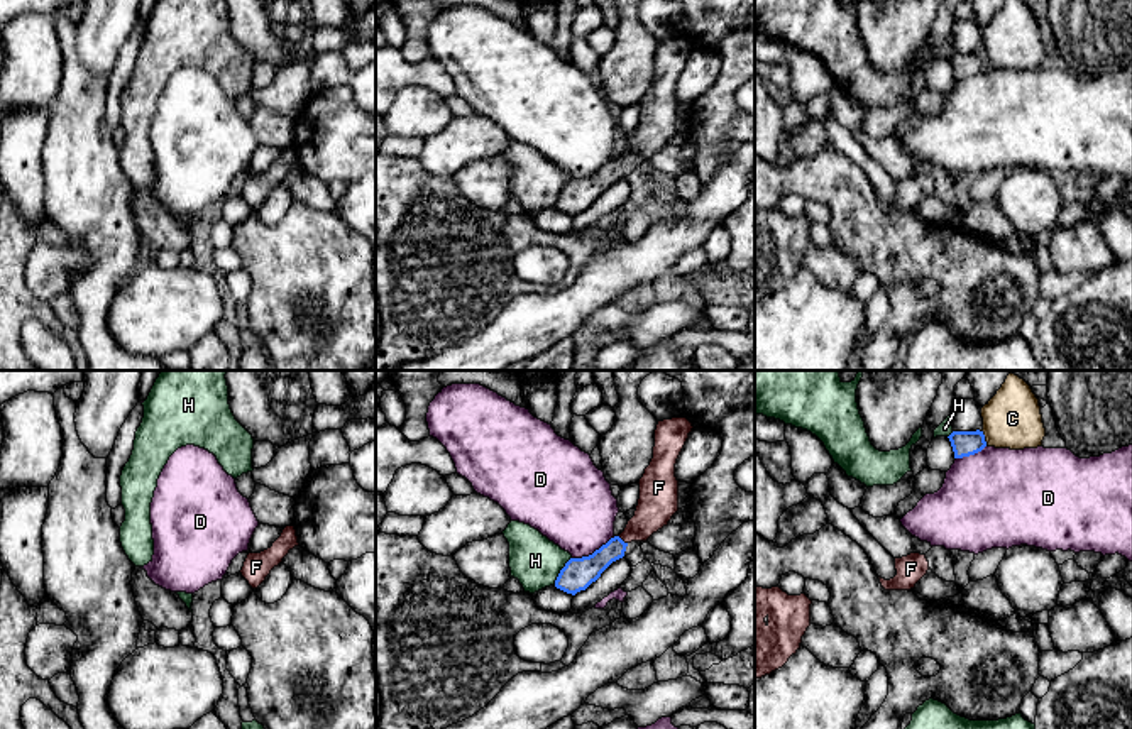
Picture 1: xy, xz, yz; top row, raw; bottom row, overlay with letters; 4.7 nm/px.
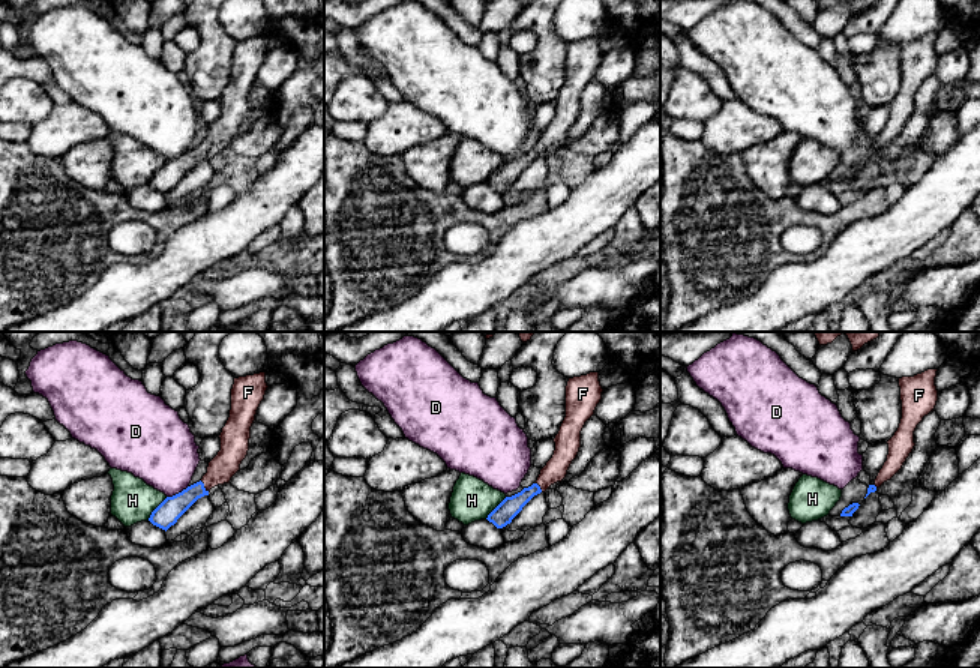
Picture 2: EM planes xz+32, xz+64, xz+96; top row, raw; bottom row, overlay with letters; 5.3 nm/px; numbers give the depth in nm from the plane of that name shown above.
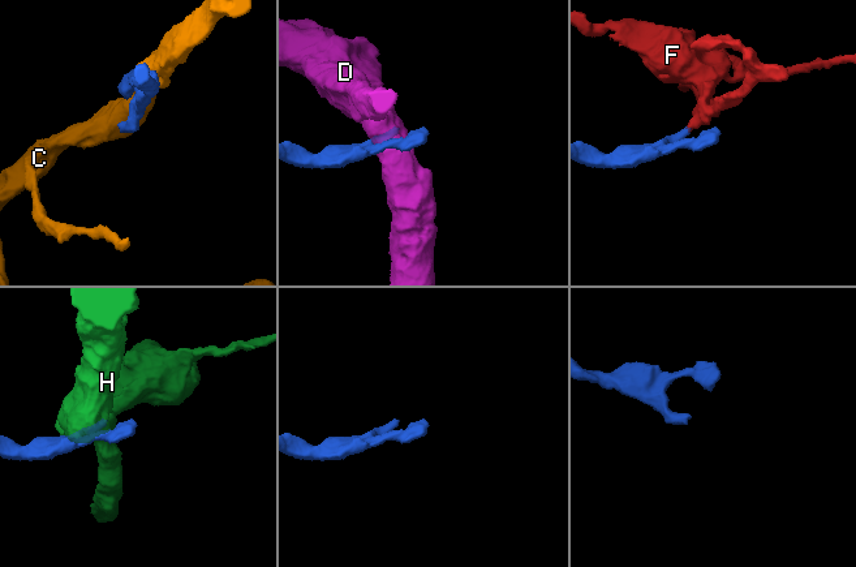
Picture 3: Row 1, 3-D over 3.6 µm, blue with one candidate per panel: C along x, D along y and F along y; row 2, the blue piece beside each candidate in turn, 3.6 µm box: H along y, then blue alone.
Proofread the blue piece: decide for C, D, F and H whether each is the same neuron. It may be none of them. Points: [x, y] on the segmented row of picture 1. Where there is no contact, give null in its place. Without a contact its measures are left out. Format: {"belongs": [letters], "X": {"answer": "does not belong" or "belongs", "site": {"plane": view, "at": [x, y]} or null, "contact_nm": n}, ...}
{"belongs": ["F"], "C": {"answer": "does not belong", "site": null}, "D": {"answer": "does not belong", "site": {"plane": "xz", "at": [594, 552]}, "contact_nm": 240}, "F": {"answer": "belongs", "site": {"plane": "xz", "at": [621, 540]}, "contact_nm": 60}, "H": {"answer": "does not belong", "site": {"plane": "xz", "at": [560, 570]}, "contact_nm": 160}}

